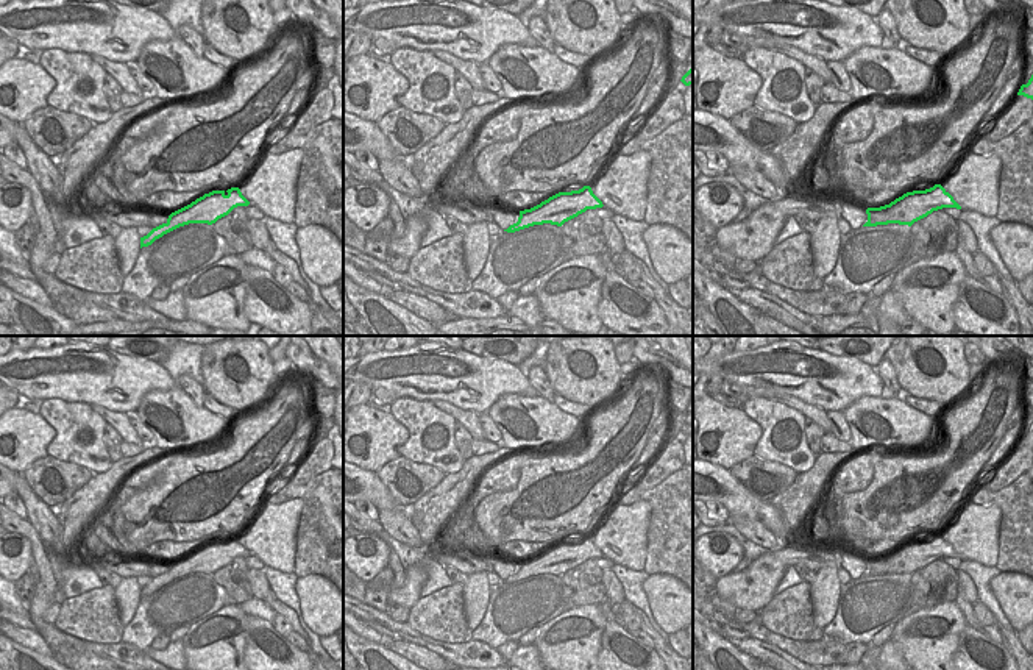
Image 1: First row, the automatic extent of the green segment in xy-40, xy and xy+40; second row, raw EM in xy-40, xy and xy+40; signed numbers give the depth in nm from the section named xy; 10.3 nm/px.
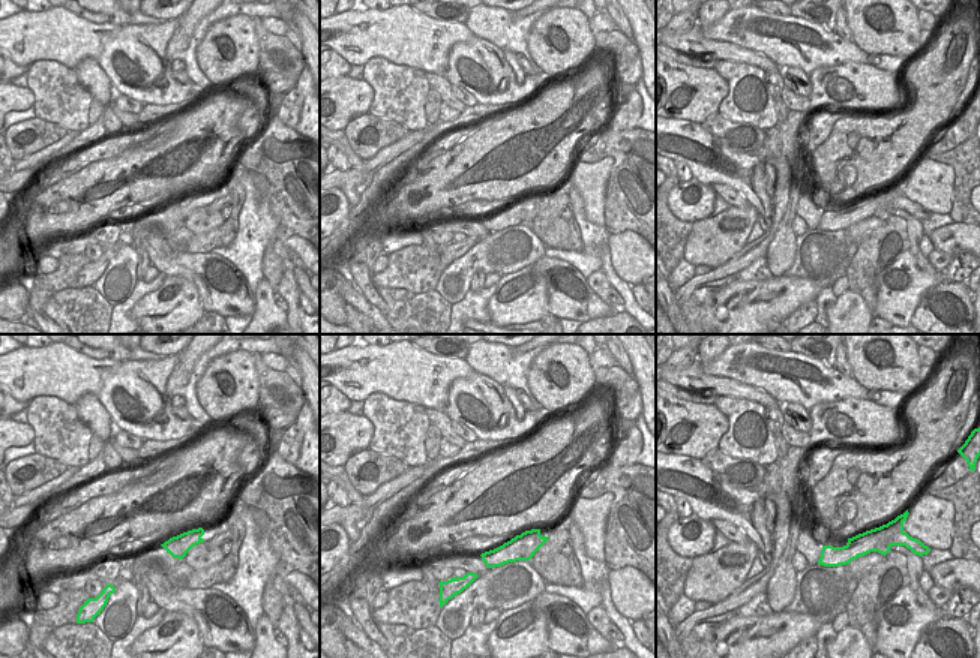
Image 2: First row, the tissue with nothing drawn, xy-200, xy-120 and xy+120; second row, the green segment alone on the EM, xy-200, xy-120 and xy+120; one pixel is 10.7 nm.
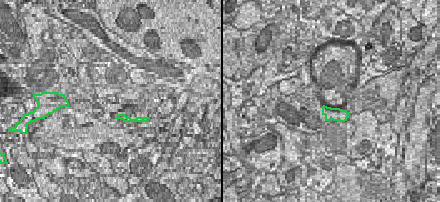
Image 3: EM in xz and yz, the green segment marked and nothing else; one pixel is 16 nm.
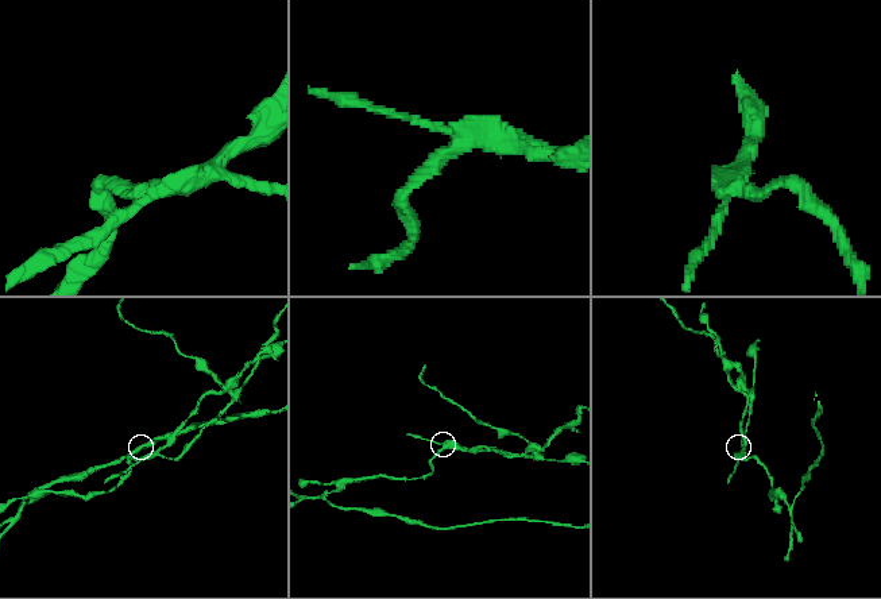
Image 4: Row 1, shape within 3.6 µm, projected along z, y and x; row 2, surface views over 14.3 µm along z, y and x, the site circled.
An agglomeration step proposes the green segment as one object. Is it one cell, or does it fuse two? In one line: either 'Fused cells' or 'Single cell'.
Fused cells

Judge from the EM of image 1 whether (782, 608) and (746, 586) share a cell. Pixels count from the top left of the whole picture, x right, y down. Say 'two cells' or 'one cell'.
two cells

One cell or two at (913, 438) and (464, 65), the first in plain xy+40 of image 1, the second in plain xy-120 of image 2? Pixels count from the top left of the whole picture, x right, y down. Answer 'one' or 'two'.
one

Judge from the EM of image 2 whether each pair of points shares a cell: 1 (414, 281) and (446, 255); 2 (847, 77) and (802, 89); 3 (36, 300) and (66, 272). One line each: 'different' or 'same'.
1: same
2: different
3: same

